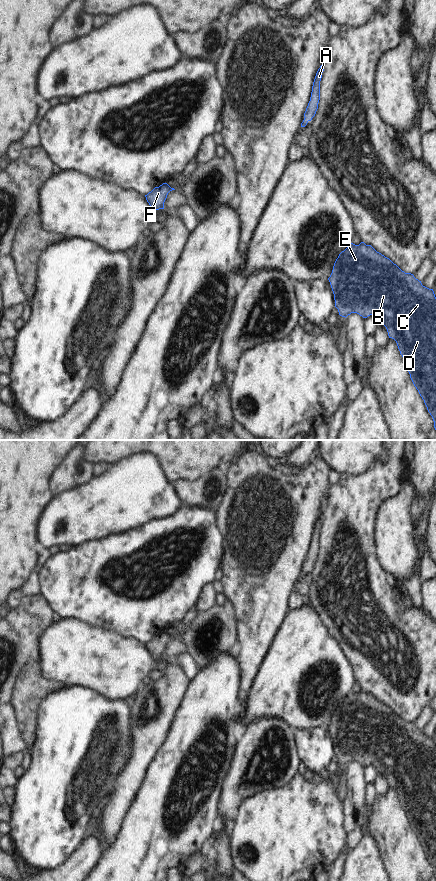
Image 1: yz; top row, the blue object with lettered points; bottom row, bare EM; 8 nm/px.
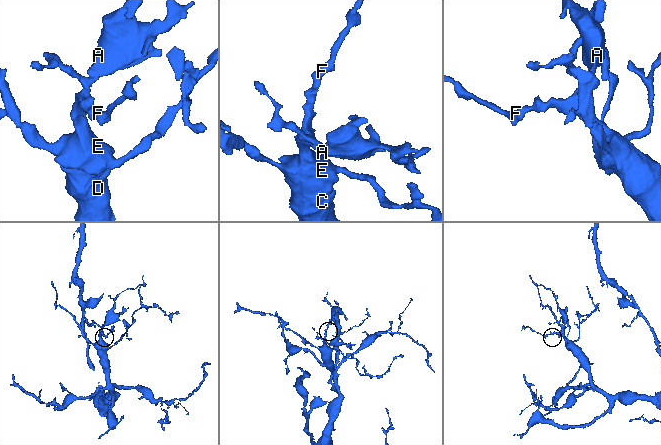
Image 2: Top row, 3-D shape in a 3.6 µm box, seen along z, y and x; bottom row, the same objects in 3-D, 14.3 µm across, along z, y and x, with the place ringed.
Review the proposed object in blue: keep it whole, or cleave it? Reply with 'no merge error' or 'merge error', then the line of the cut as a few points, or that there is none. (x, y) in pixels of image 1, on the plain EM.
no merge error | no cut

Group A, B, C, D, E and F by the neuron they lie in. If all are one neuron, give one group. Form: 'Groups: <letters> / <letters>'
Groups: A B C D E F

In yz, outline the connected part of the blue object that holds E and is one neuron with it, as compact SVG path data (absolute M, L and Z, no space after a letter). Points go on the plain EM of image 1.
M351 691L336 707L328 726L339 763L373 763L396 789L410 826L433 866L436 878L436 745L413 722L405 721L371 693Z

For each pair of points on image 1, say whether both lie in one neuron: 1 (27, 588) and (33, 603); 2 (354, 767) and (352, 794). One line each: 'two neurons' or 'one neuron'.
1: two neurons
2: one neuron

